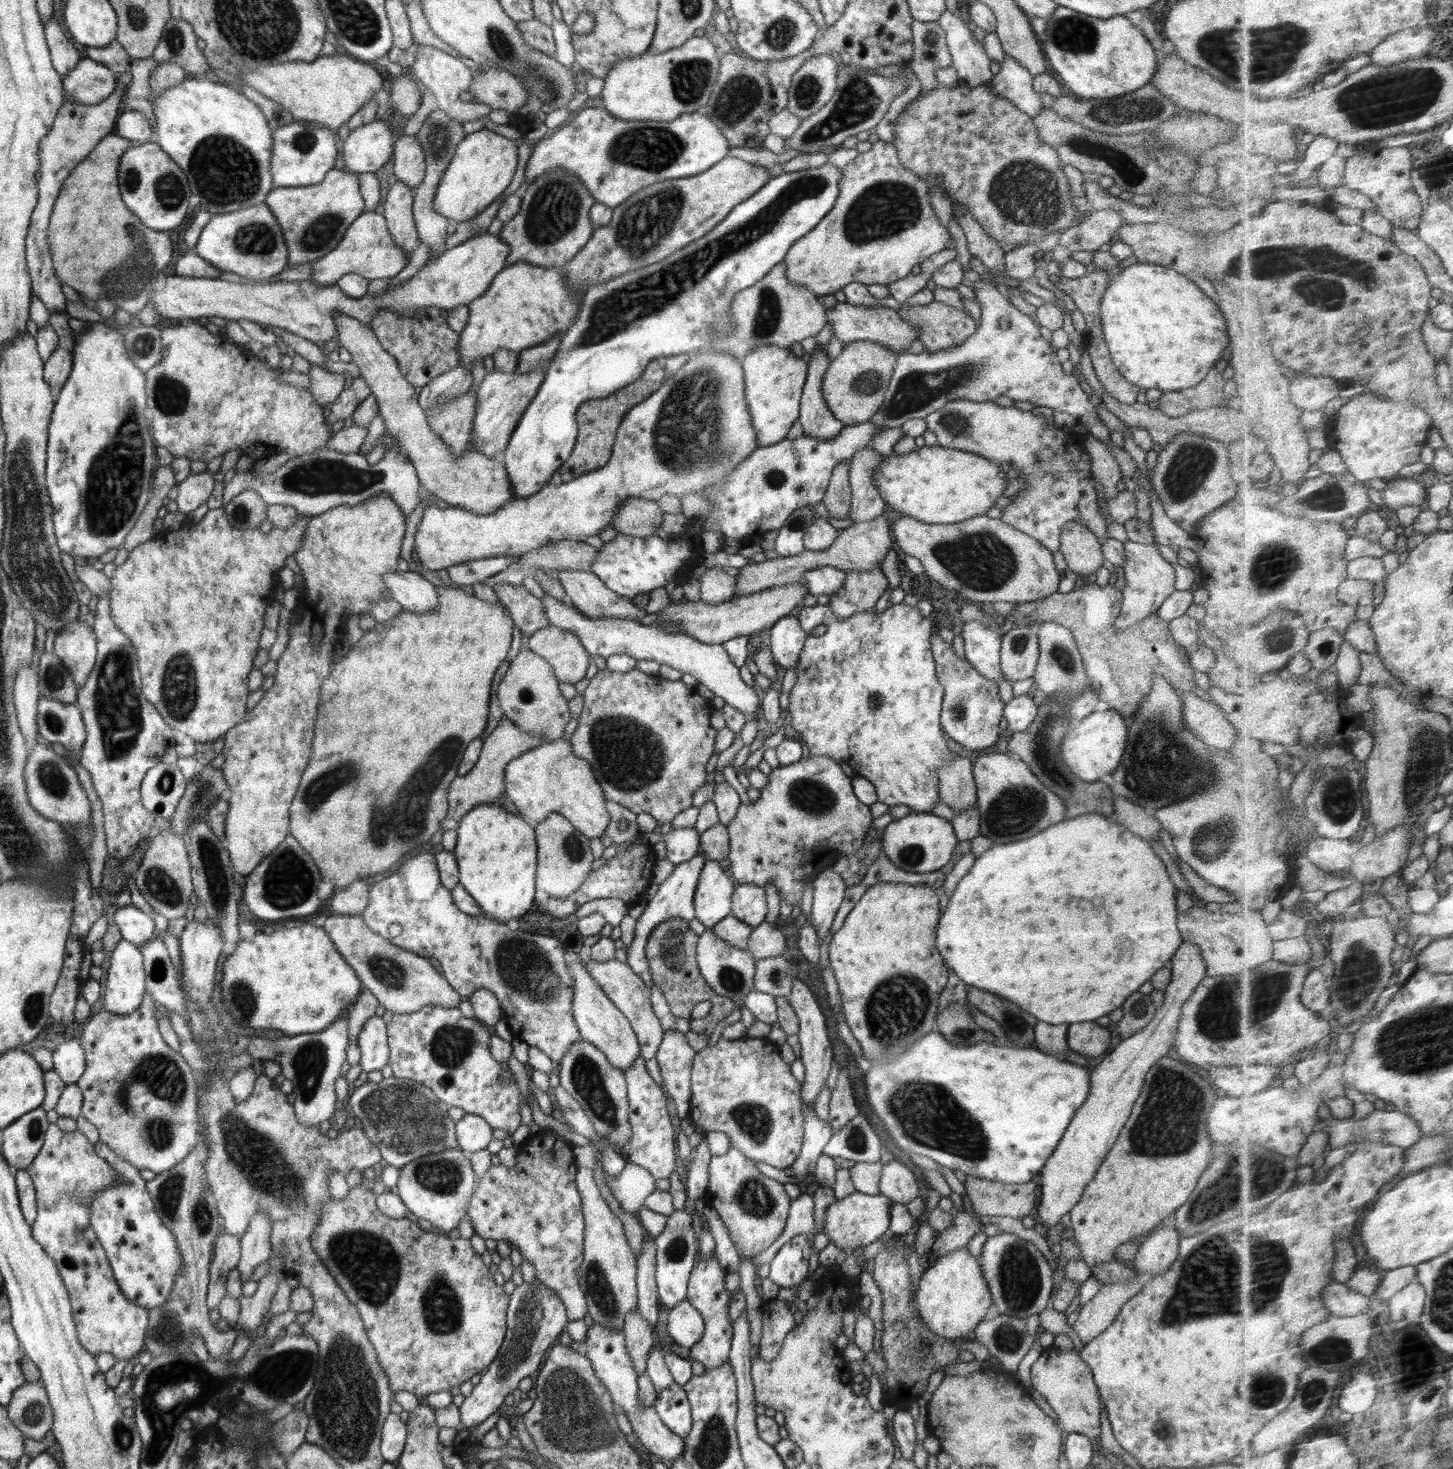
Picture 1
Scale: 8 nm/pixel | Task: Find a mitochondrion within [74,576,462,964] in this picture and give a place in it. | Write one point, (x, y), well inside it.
(116, 707)

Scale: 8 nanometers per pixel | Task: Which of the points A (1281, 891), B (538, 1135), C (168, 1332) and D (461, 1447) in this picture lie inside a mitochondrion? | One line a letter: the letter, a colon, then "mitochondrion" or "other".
A: other
B: other
C: mitochondrion
D: other

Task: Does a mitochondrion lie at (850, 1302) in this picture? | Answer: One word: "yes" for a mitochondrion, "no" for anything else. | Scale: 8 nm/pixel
no

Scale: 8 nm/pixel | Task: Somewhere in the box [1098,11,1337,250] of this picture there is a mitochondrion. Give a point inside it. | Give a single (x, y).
(1264, 63)

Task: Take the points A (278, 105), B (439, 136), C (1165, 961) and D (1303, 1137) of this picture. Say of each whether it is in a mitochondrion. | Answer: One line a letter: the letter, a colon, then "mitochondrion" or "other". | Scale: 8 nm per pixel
A: other
B: mitochondrion
C: other
D: other

